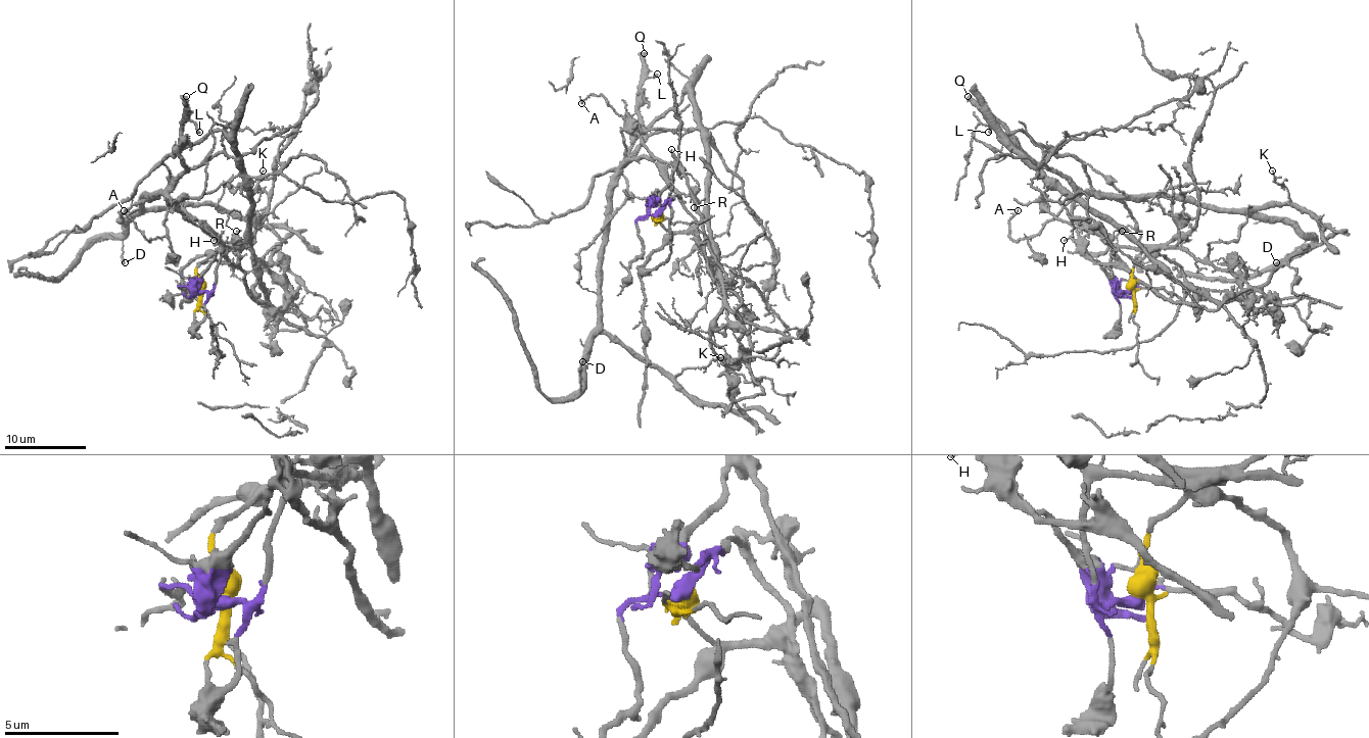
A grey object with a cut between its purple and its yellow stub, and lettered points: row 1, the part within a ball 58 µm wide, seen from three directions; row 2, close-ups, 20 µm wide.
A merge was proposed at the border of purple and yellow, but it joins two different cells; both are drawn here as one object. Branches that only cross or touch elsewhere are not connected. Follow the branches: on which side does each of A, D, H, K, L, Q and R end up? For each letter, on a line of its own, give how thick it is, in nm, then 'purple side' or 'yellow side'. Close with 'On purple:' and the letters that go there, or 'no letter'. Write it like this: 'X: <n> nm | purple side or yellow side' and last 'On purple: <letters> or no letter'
A: 190 nm | purple side
D: 140 nm | purple side
H: 140 nm | purple side
K: 70 nm | purple side
L: 200 nm | purple side
Q: 500 nm | purple side
R: 130 nm | purple side
On purple: A, D, H, K, L, Q, R

